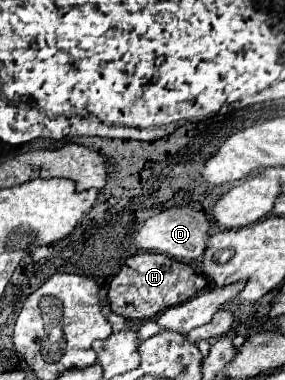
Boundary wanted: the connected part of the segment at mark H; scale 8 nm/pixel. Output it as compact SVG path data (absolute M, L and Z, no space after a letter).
M143 252L143 254L135 254L133 258L125 262L119 274L111 280L107 296L109 296L111 312L121 314L125 318L151 320L159 312L187 302L191 296L195 296L205 286L207 286L207 278L197 274L191 264L173 260L165 254Z

